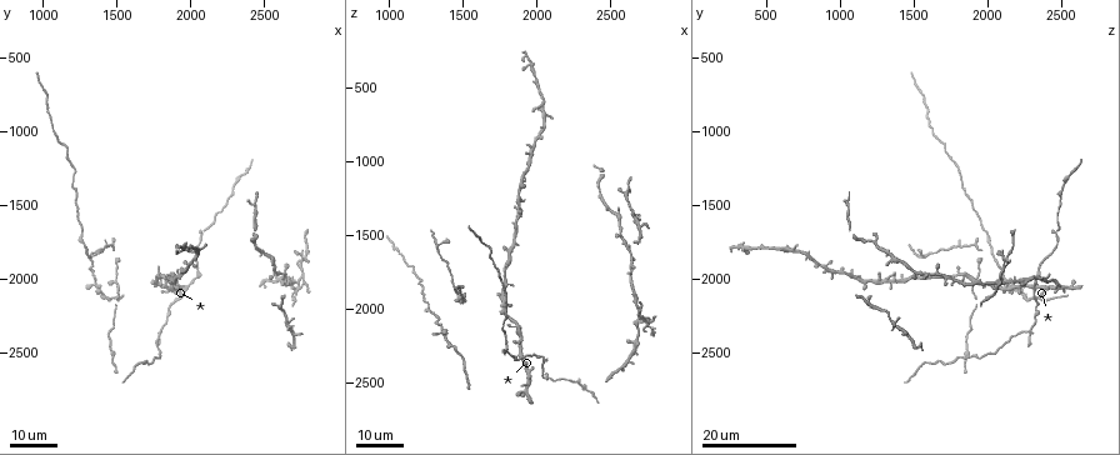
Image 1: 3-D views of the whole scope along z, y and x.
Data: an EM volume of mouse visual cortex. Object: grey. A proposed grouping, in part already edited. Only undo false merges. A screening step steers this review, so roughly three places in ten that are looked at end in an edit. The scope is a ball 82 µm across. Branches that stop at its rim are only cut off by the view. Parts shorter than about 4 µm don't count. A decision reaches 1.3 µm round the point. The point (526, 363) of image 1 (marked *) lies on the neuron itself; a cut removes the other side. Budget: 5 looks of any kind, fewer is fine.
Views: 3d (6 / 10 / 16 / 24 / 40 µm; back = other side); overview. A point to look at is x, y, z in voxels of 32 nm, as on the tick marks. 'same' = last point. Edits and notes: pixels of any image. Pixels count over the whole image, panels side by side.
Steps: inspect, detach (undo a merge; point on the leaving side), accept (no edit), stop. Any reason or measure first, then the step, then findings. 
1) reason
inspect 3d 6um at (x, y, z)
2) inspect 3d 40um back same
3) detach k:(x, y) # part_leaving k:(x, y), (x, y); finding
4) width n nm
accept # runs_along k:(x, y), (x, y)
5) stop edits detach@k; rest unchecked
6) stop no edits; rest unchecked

calibre changes
inspect 3d 24um at (1440, 2140, 2280)

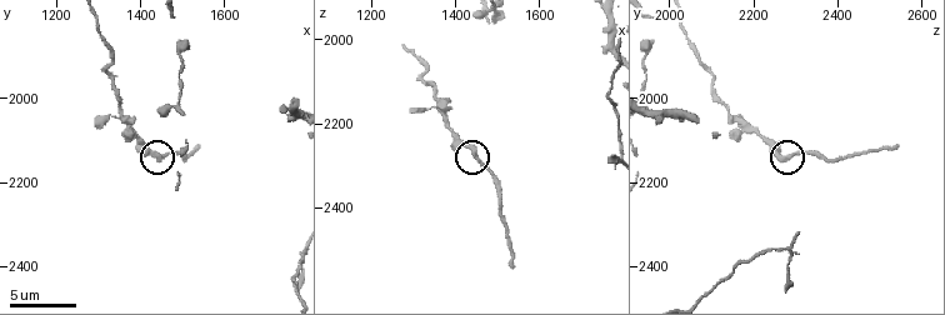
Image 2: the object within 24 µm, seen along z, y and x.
inspect 3d 10um at (1450, 2140, 2275)

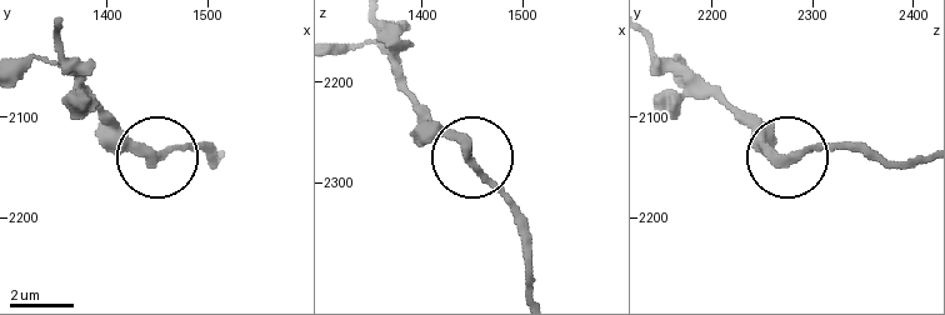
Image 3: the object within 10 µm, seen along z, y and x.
width 270 nm
accept # all the same neuron

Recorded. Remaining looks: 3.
a fork
inspect 3d 16um at (2080, 1780, 680)

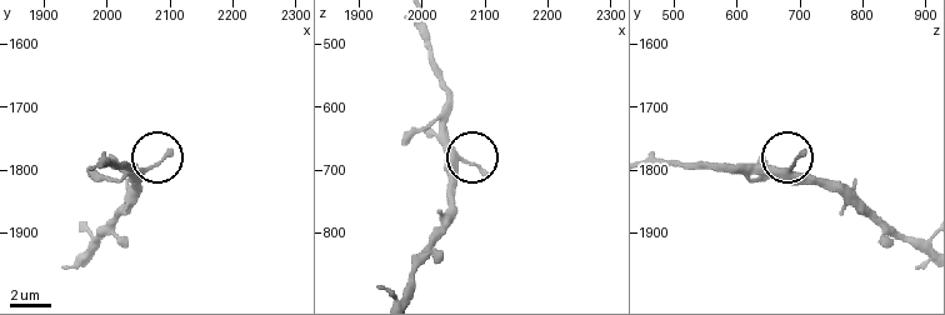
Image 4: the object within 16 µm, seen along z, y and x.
inspect 3d 6um at (2055, 1805, 680)

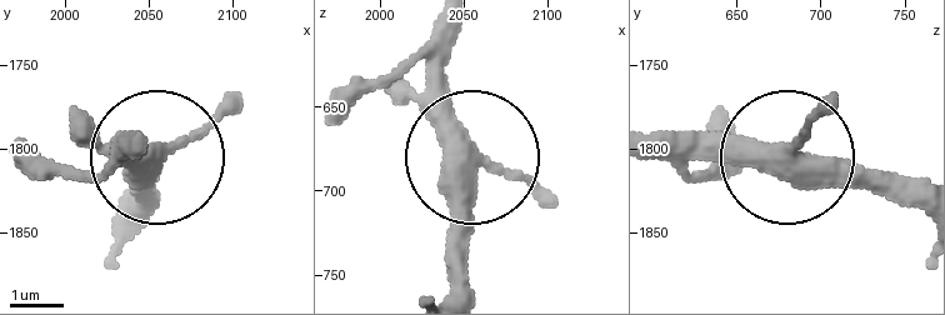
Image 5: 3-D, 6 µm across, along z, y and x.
width 340 nm
accept # runs_along 5:(453, 288), (470, 140), (444, 86), (444, 24); one neuron here

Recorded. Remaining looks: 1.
stop no edits; rest unchecked

